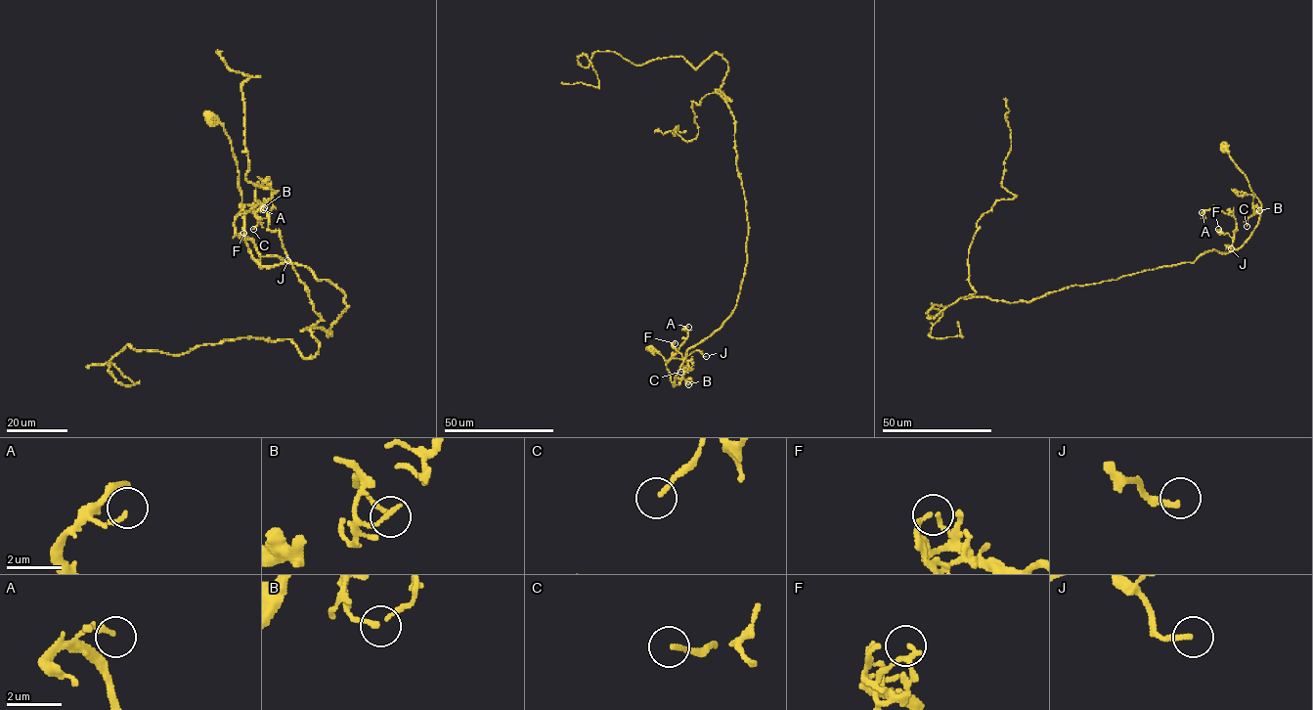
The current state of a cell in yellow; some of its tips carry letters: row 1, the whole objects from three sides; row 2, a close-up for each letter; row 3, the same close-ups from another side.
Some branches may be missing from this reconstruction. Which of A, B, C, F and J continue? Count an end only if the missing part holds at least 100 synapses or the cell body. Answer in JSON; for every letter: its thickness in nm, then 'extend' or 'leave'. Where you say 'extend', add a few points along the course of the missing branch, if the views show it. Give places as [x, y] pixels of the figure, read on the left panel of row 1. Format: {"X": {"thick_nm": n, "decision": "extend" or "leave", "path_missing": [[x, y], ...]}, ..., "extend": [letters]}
{"A": {"thick_nm": 130, "decision": "leave"}, "B": {"thick_nm": 150, "decision": "leave"}, "C": {"thick_nm": 150, "decision": "leave"}, "F": {"thick_nm": 130, "decision": "leave"}, "J": {"thick_nm": 200, "decision": "leave"}, "extend": []}

